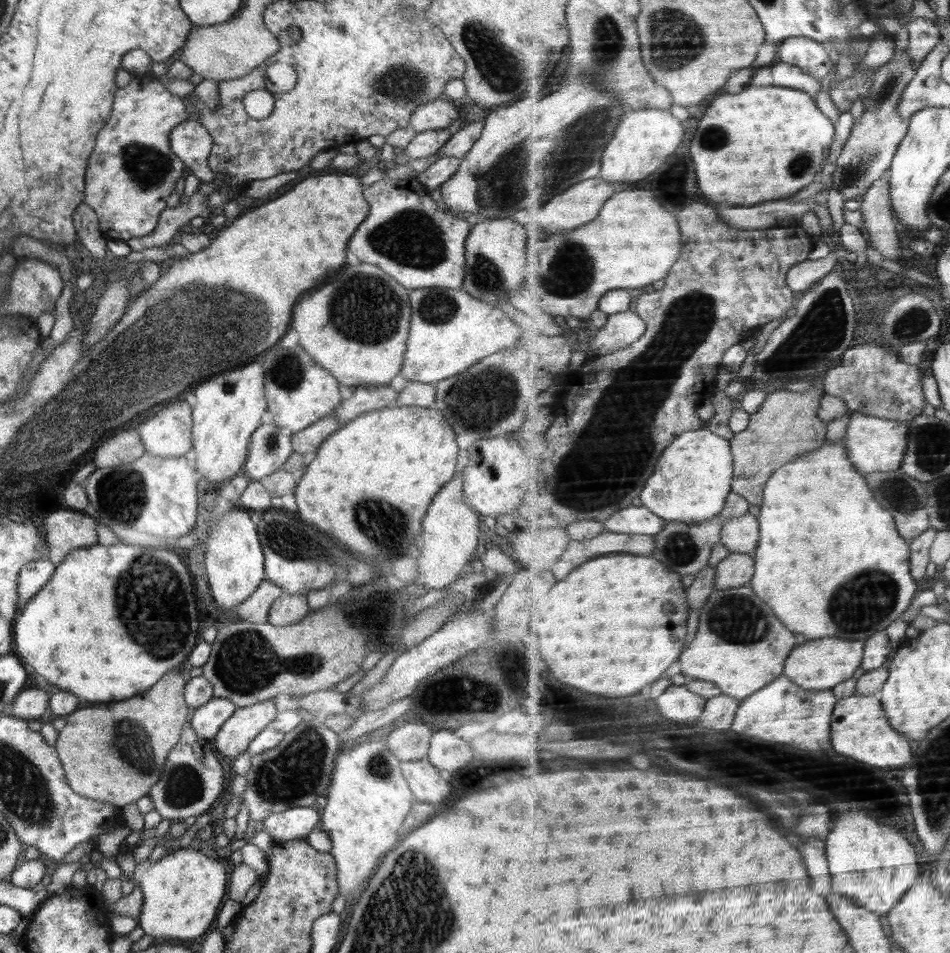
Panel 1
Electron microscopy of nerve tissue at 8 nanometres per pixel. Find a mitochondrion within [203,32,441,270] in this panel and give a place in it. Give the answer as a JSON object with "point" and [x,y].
{"point":[405,84]}

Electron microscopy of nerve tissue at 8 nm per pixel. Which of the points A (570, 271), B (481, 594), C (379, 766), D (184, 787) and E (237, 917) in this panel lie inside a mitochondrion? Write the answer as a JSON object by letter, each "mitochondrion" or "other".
{"A":"mitochondrion","B":"mitochondrion","C":"mitochondrion","D":"mitochondrion","E":"other"}

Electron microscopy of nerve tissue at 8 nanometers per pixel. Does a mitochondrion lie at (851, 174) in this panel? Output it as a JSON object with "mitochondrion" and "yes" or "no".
{"mitochondrion":"yes"}

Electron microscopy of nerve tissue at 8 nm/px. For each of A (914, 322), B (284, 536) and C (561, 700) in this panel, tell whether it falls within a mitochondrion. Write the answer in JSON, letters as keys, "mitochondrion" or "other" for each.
{"A":"mitochondrion","B":"mitochondrion","C":"other"}

